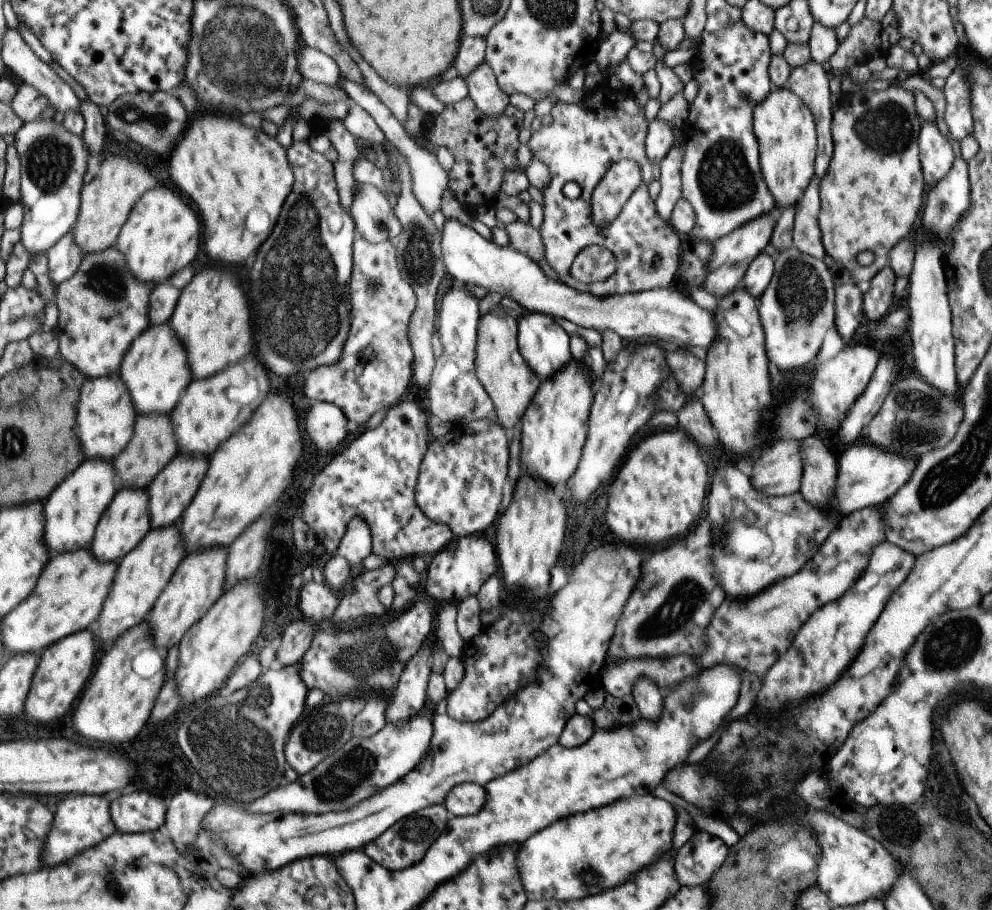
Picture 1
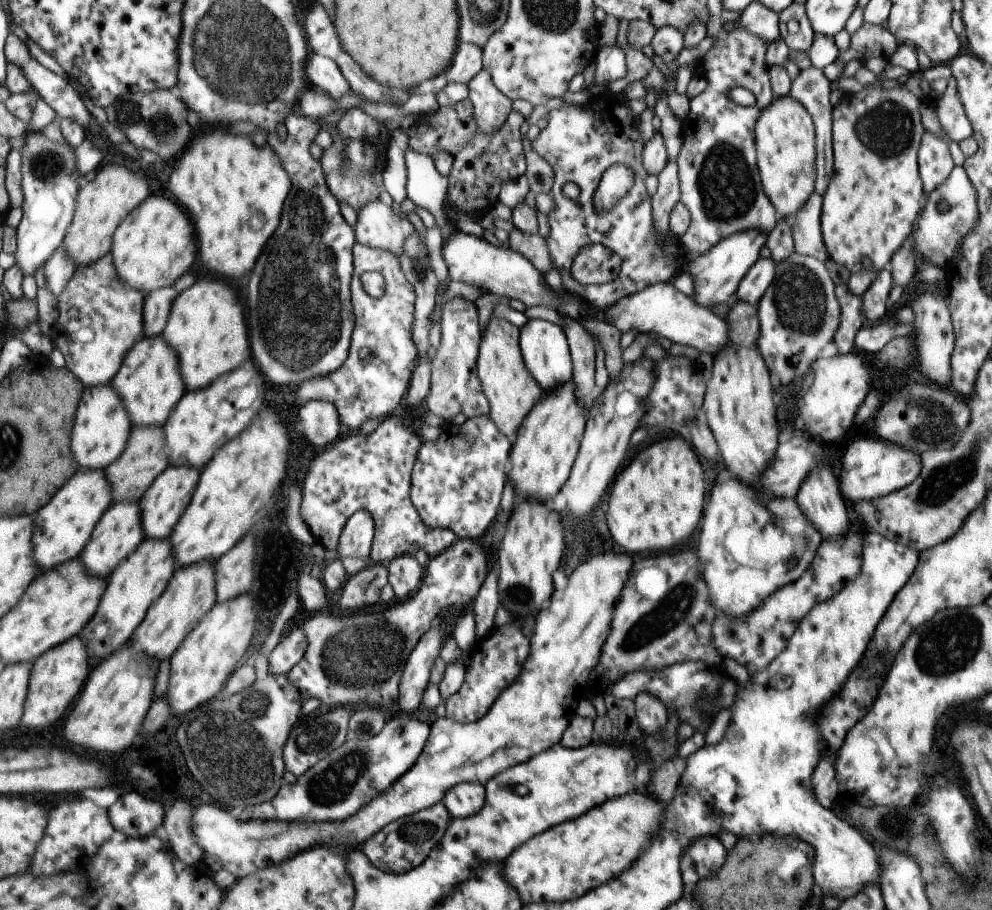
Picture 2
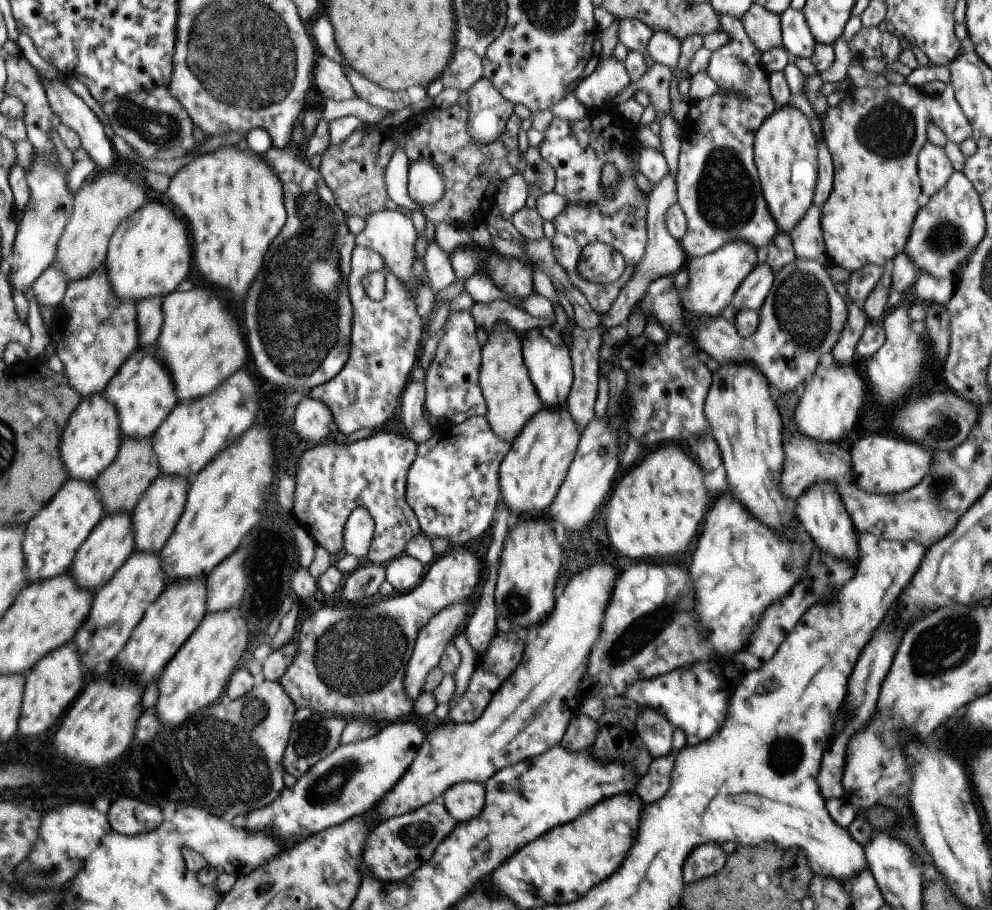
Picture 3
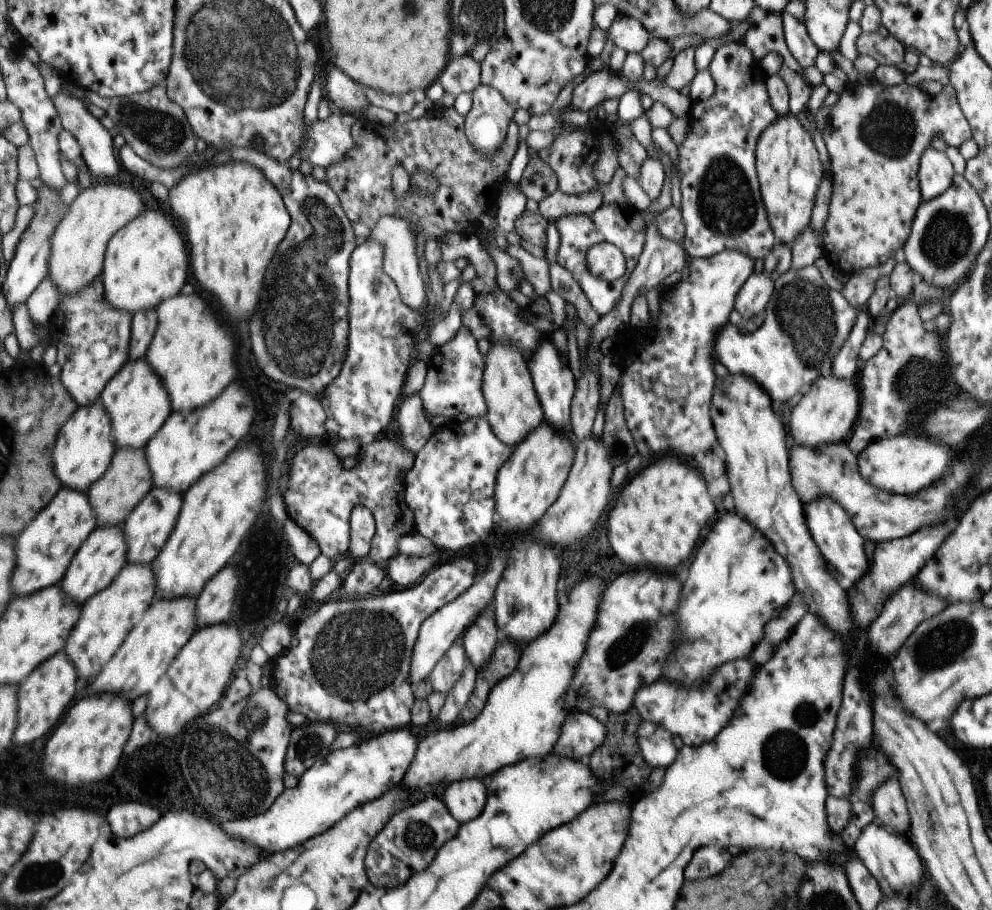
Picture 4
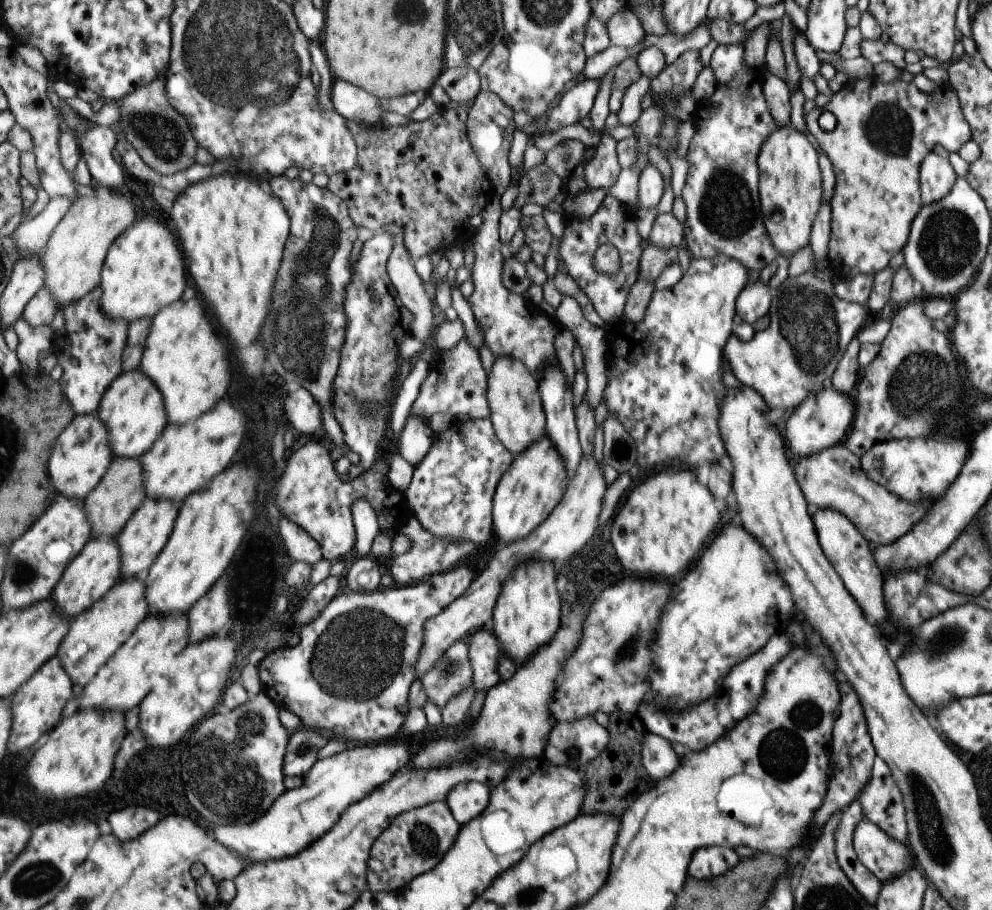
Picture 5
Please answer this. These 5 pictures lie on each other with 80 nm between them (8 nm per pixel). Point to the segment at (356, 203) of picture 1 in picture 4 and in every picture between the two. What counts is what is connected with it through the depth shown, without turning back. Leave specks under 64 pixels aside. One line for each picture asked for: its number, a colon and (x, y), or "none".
2: (378, 225)
3: (391, 233)
4: (401, 263)

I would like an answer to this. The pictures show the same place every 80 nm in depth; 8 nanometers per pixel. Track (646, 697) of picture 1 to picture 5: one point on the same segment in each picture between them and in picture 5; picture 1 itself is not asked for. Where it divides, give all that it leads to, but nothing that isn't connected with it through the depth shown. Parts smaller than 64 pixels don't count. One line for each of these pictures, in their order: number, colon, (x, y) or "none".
2: (650, 714)
3: (654, 731)
4: (655, 744)
5: (658, 758)

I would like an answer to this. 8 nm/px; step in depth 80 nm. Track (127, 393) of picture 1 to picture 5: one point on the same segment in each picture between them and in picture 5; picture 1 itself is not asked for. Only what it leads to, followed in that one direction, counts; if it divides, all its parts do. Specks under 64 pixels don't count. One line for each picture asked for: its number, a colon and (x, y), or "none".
2: (103, 425)
3: (92, 440)
4: (85, 448)
5: (82, 454)

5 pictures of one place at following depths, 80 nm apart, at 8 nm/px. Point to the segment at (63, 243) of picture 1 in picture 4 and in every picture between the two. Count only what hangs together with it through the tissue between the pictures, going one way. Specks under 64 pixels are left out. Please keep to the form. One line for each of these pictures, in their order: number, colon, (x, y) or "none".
2: (59, 269)
3: (50, 290)
4: (45, 299)

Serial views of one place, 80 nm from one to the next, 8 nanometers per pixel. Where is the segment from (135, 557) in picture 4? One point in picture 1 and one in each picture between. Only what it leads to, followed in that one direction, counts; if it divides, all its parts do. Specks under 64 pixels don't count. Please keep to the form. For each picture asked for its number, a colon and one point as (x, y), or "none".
1: (173, 490)
2: (165, 502)
3: (155, 517)

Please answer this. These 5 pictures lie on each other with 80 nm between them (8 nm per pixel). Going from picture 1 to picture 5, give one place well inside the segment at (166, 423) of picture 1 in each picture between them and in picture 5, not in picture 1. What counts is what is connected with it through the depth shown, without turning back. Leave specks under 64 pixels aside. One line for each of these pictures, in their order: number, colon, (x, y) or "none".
2: (145, 458)
3: (121, 486)
4: (114, 496)
5: (114, 500)

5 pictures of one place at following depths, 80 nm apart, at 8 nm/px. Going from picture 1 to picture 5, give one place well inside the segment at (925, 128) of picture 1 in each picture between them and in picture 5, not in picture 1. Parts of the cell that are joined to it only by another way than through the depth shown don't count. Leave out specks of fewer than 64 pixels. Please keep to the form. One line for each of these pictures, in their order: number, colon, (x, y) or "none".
2: (934, 163)
3: (933, 168)
4: (934, 174)
5: (935, 176)

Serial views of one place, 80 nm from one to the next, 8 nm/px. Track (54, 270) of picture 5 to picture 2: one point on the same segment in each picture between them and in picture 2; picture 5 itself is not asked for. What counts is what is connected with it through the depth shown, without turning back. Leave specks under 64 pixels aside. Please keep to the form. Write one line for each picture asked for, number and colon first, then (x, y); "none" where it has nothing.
2: (104, 203)
3: (101, 205)
4: (79, 246)

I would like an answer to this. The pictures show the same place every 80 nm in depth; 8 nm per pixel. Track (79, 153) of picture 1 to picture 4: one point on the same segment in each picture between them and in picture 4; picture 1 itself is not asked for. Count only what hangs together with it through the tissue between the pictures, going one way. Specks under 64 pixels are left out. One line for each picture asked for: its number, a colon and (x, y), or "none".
2: (50, 177)
3: (52, 202)
4: (30, 265)

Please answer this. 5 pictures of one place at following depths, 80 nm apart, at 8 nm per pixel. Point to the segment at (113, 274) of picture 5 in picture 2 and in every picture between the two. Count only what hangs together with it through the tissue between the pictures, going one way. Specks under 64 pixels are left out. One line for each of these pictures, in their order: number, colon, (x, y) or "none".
2: (155, 245)
3: (150, 254)
4: (146, 262)

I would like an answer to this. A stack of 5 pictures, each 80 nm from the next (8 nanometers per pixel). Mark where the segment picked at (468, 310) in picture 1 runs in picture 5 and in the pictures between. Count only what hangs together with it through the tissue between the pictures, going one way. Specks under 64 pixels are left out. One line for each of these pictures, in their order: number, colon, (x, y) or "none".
2: (455, 389)
3: (452, 390)
4: (453, 385)
5: (456, 384)

